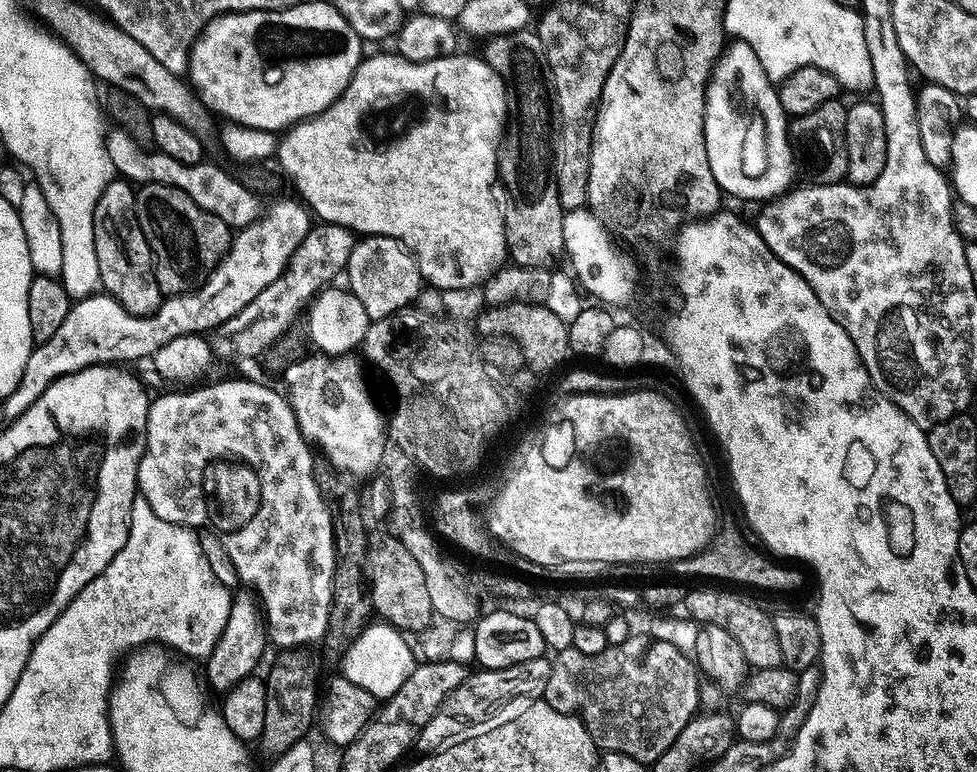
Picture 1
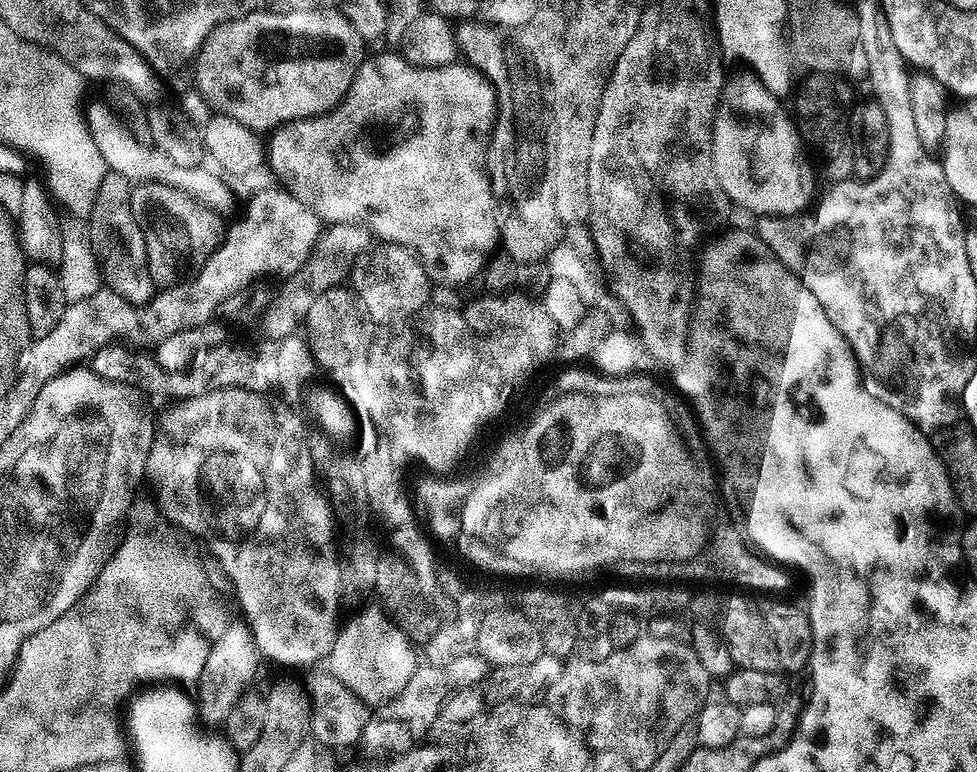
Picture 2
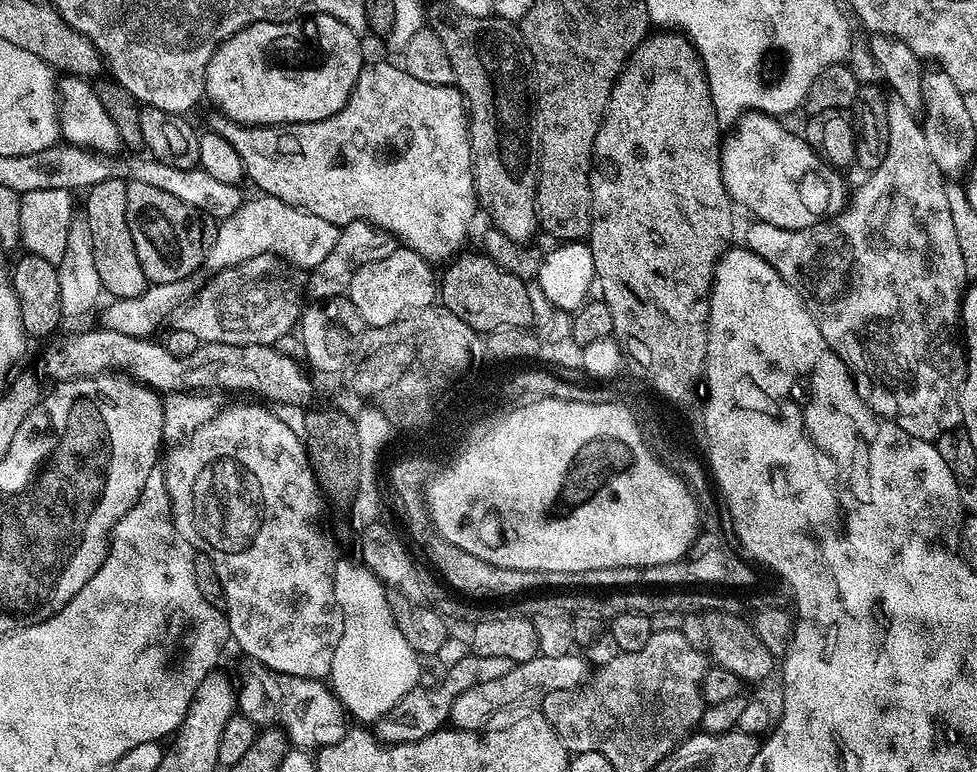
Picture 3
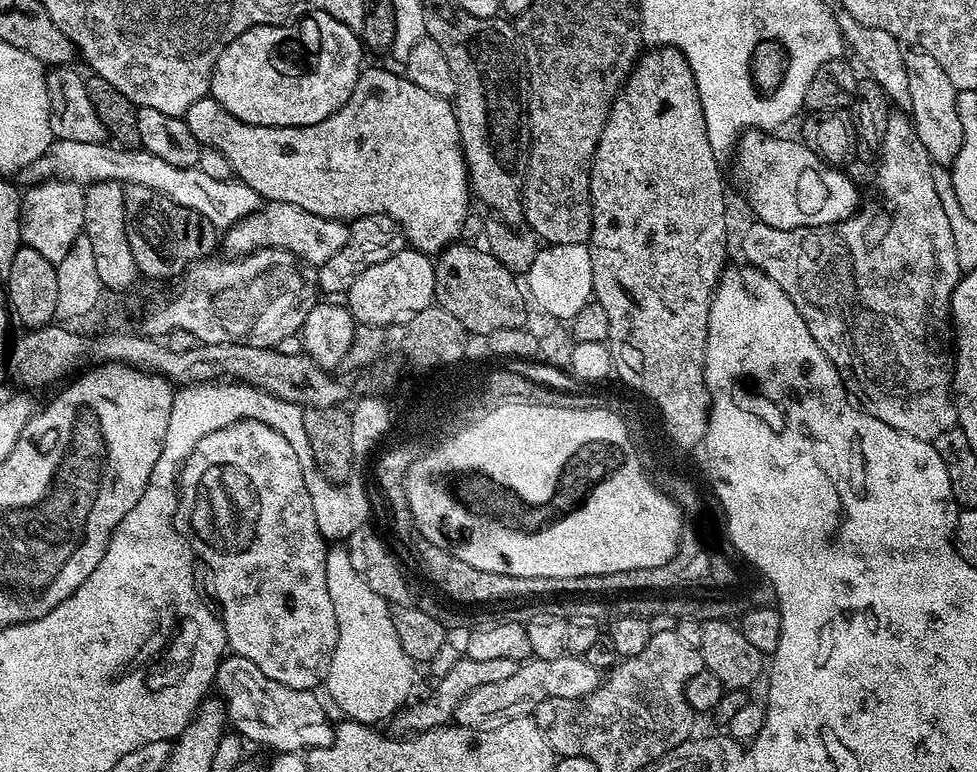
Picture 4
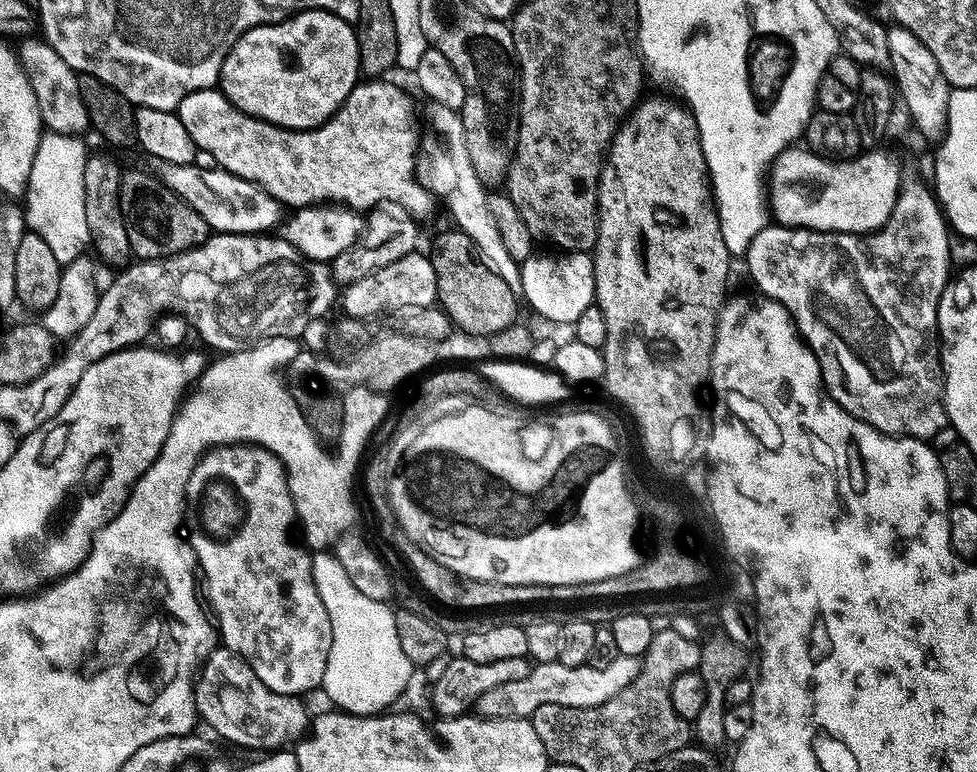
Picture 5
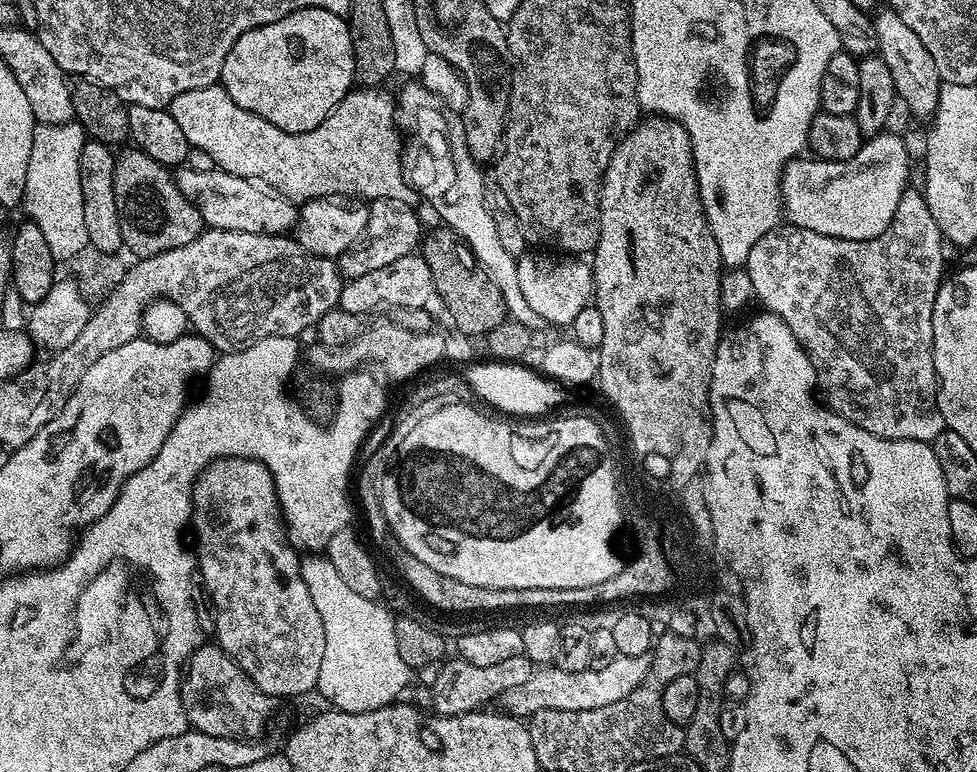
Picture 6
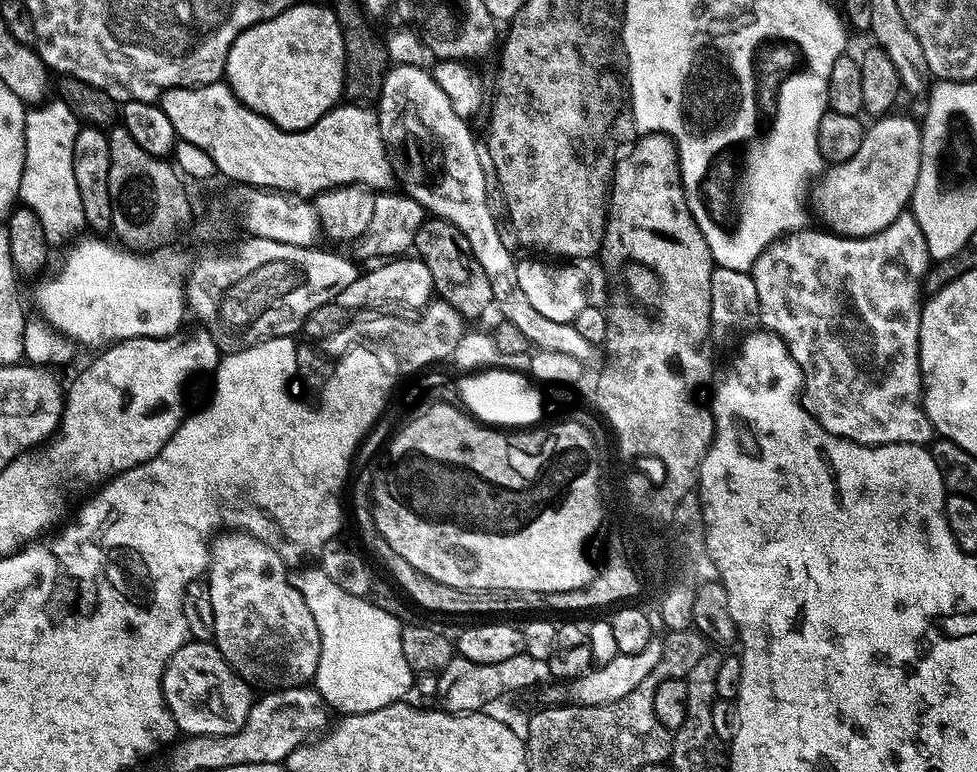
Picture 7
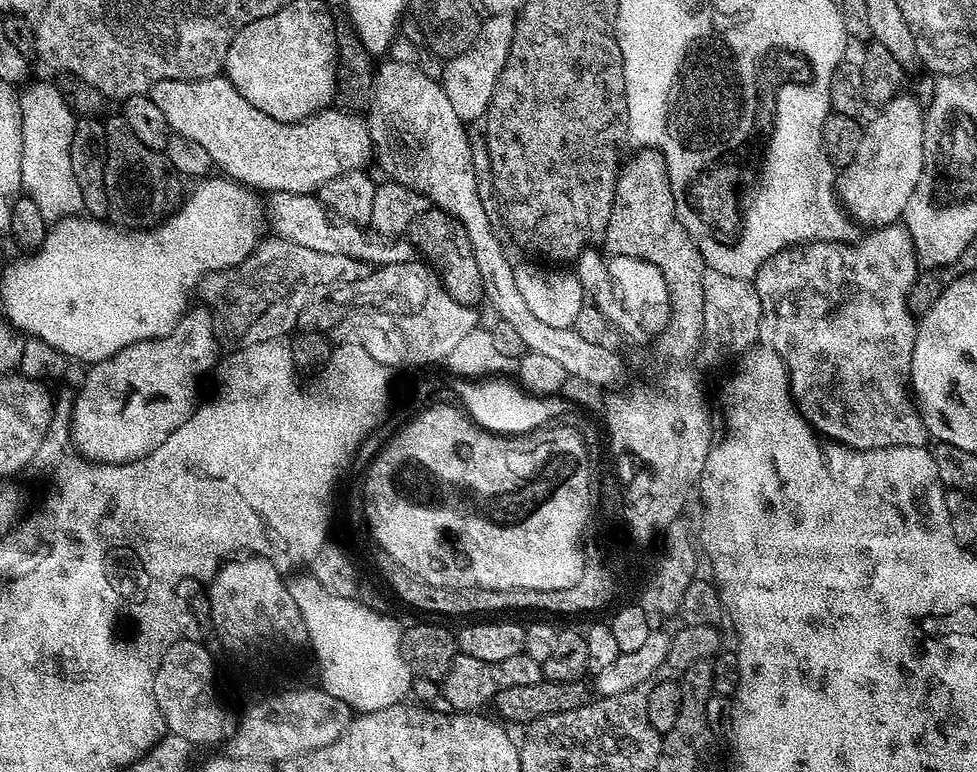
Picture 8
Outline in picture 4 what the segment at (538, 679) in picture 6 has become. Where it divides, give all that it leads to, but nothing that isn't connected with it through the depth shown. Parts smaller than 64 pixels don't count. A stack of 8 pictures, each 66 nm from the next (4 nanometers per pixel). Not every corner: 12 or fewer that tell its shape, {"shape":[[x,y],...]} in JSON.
{"shape":[[566,654],[529,658],[462,698],[455,723],[493,728],[546,698],[582,698],[601,669]]}

